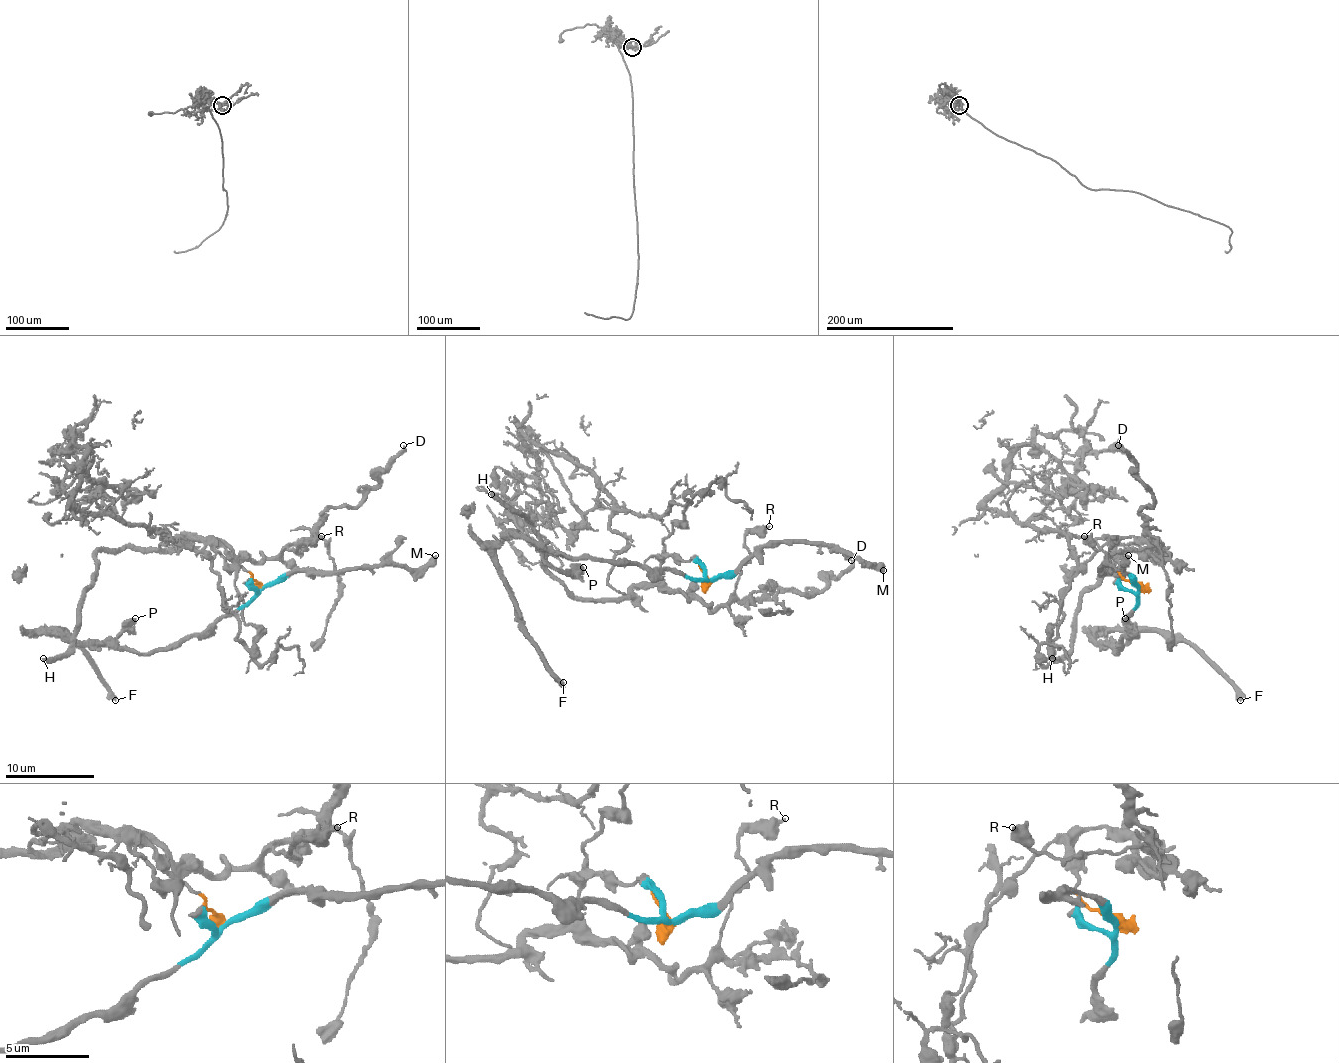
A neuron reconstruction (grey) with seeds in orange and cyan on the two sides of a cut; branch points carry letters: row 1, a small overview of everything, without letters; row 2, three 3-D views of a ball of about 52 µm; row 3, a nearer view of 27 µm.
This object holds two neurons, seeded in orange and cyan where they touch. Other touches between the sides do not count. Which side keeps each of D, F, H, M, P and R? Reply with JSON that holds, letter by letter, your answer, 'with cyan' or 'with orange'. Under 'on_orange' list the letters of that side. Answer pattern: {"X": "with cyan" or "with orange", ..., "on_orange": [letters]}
{"D": "with orange", "F": "with cyan", "H": "with orange", "M": "with cyan", "P": "with cyan", "R": "with orange", "on_orange": ["D", "H", "R"]}

